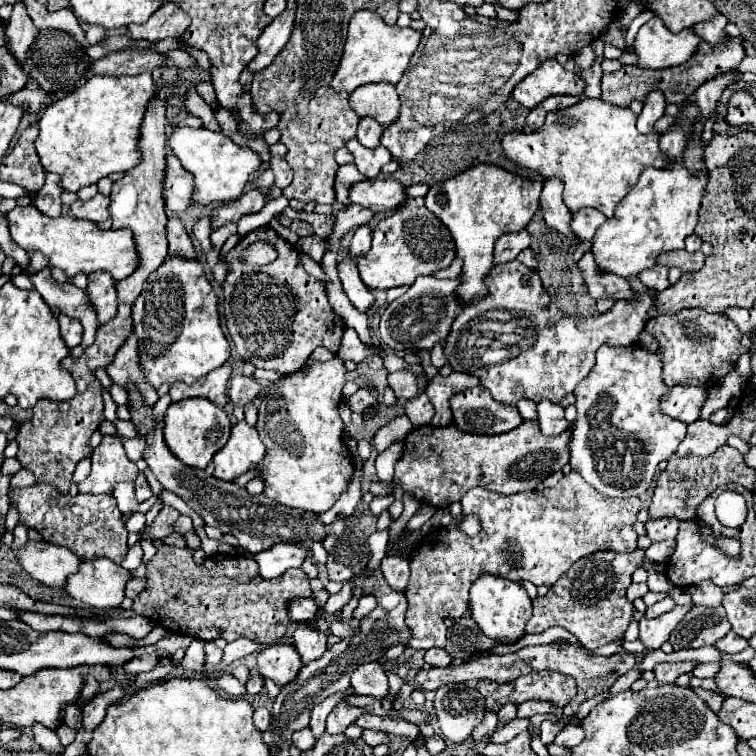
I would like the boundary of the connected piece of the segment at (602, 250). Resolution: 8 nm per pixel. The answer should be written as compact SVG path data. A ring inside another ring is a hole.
M696 105L680 107L678 121L660 139L660 149L674 161L674 167L644 169L634 189L630 189L630 193L618 203L614 217L598 227L598 233L592 239L592 253L600 273L614 273L624 279L638 277L638 273L656 265L658 255L674 249L684 249L684 239L694 233L708 175L690 175L682 163L682 151L686 147L696 117Z

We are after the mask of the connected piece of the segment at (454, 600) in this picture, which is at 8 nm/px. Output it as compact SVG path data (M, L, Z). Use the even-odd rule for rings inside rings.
M574 471L564 475L558 487L552 489L500 495L476 487L470 489L460 503L462 515L454 517L448 527L430 531L408 557L412 573L404 589L408 599L404 621L412 631L408 643L414 649L446 646L444 619L458 619L468 611L468 591L484 573L516 583L530 581L534 585L552 587L572 563L590 553L634 551L638 539L634 523L642 505L638 497L604 497ZM470 513L478 515L482 525L476 537L468 537L458 529L458 521Z

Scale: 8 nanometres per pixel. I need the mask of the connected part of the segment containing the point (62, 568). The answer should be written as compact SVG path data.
M26 541L16 557L30 577L48 587L64 587L66 577L80 567L80 559L70 549L46 541Z

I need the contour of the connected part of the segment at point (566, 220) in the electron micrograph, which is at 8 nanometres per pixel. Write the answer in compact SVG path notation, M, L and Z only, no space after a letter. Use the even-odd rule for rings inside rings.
M556 177L544 181L544 189L540 195L540 207L550 227L558 229L560 233L568 237L574 237L574 233L570 231L570 209L566 209L562 201L562 181L558 181Z

